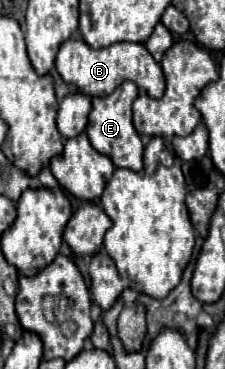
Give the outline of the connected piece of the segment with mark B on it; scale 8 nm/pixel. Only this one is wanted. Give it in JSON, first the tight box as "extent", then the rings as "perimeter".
{"extent":[56,39,166,99],"perimeter":[[[70,39],[60,45],[60,51],[56,55],[56,69],[66,85],[74,85],[80,93],[90,97],[110,95],[124,81],[136,83],[142,93],[154,99],[160,99],[166,87],[162,67],[150,57],[142,43],[114,43],[110,47],[90,49],[84,41]]]}

